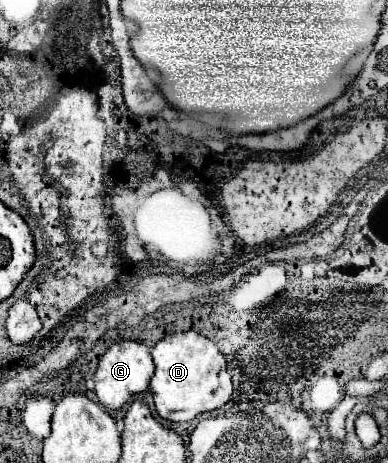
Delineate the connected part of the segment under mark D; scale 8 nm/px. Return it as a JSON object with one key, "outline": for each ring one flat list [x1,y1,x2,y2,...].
{"outline":[[196,331,172,333,152,349,156,371,150,379,156,413,168,421,192,421,202,413,224,407,232,397,232,379,218,347]]}

